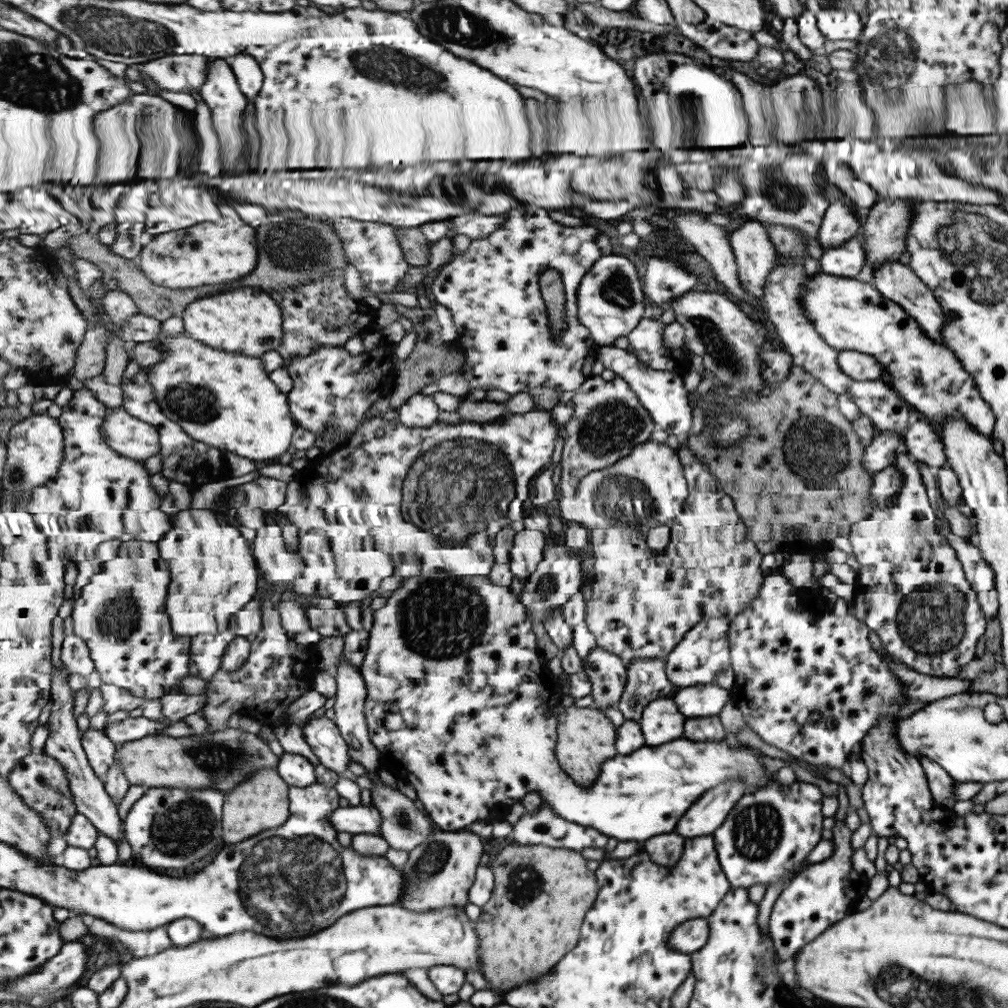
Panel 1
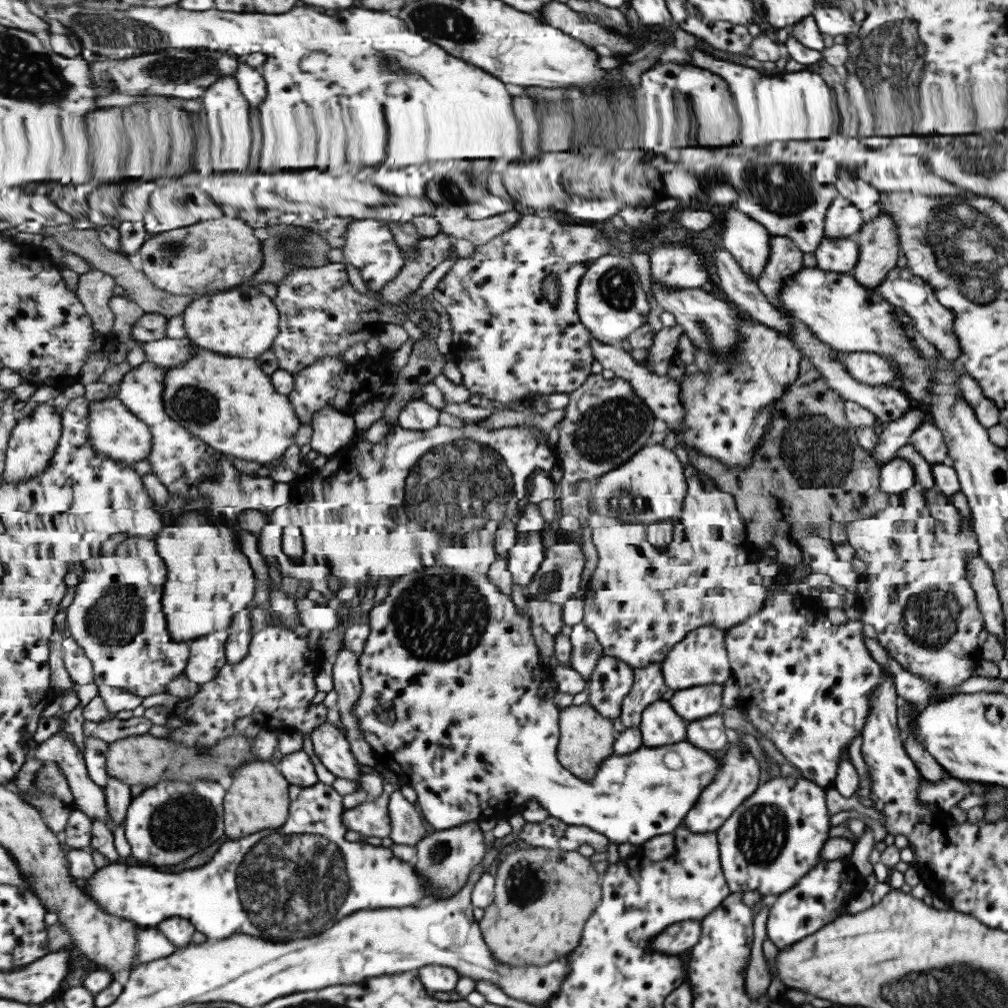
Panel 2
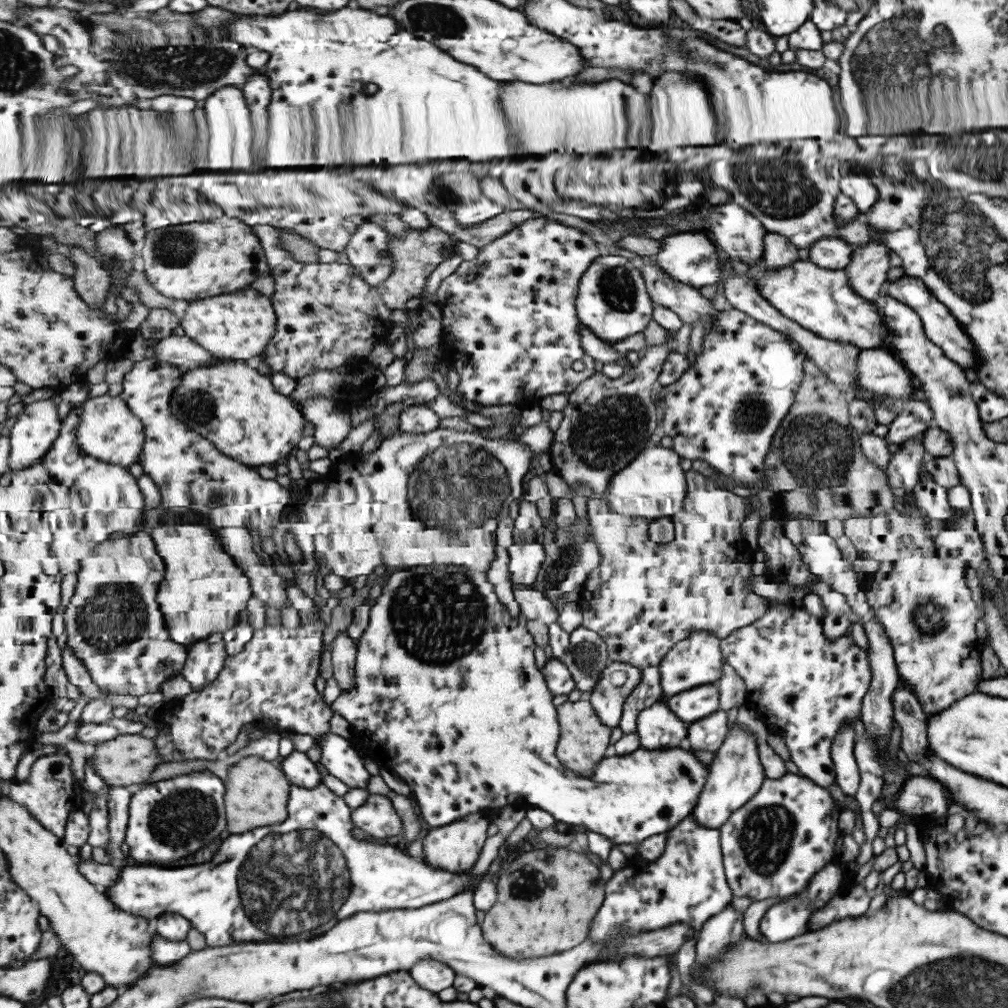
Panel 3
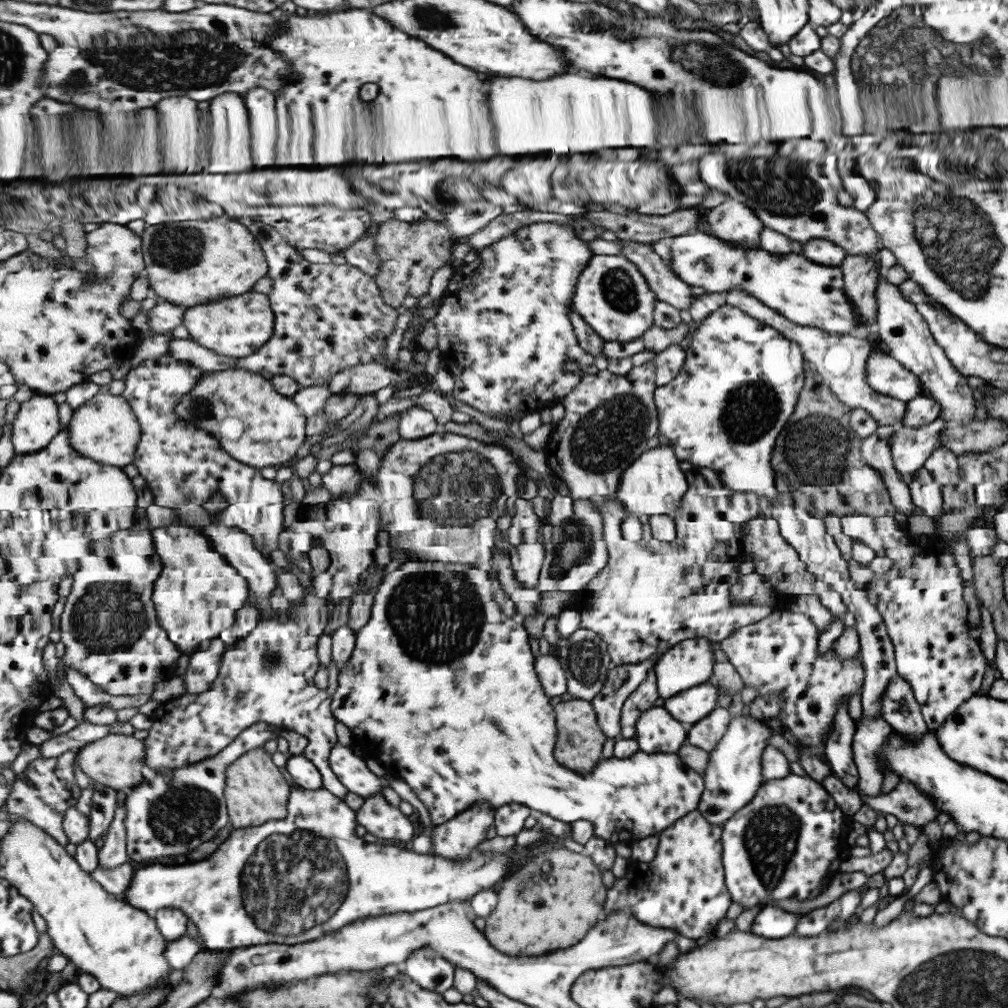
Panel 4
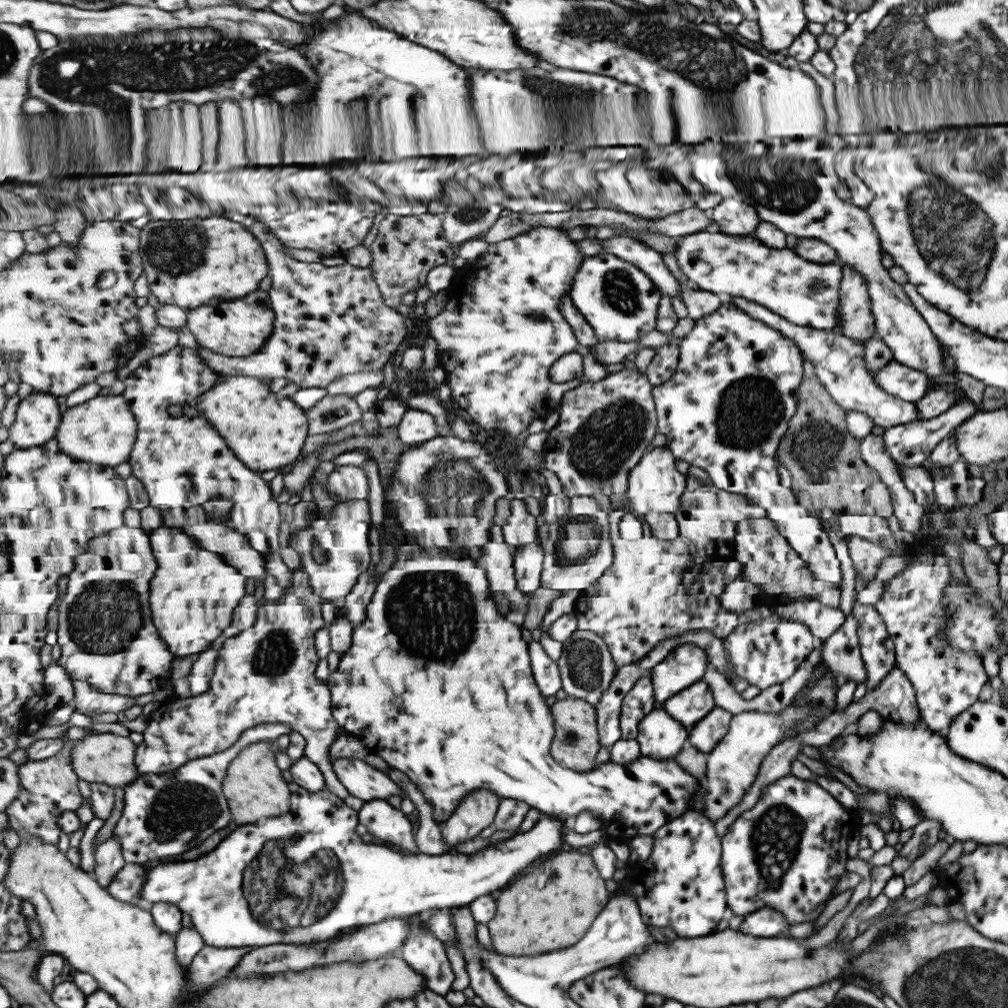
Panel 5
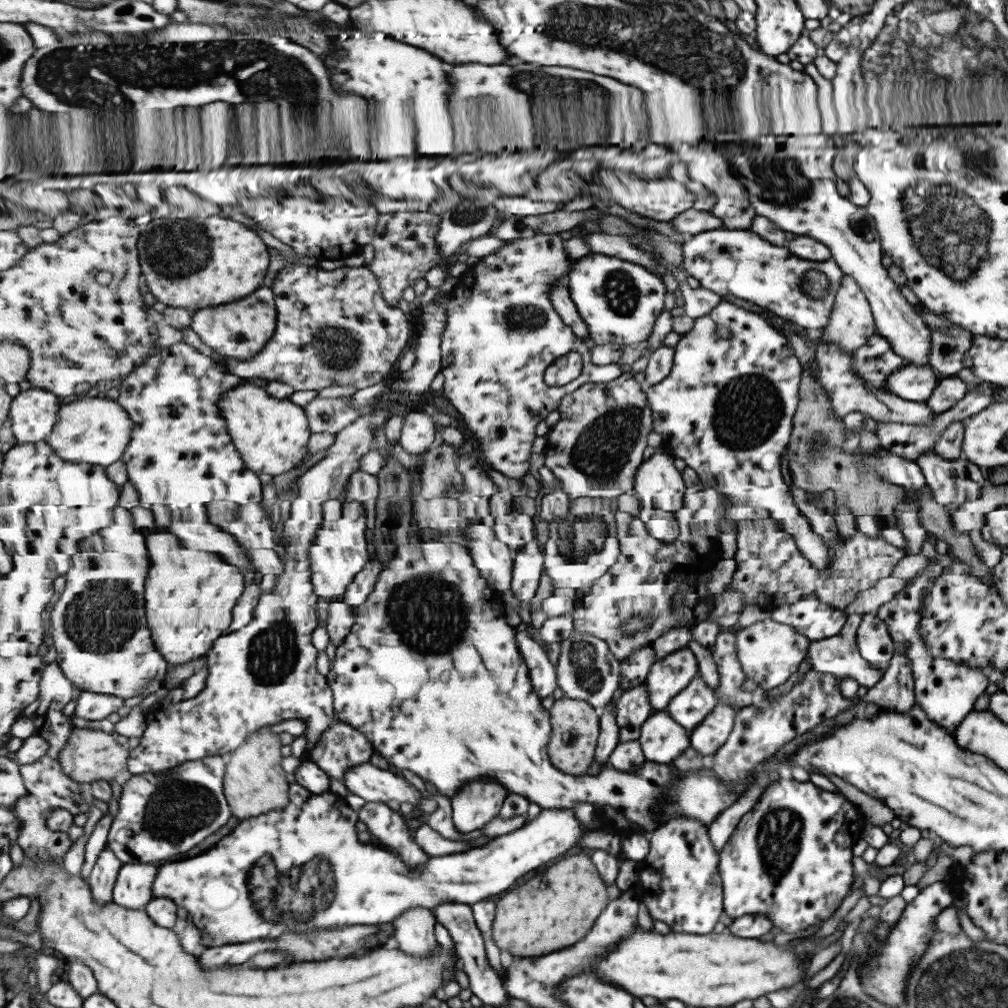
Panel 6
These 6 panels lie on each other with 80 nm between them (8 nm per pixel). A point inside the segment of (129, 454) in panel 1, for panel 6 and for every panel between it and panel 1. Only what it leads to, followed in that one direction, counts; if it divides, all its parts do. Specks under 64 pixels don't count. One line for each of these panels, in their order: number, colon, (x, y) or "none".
2: (114, 431)
3: (109, 430)
4: (107, 430)
5: (104, 430)
6: (96, 431)

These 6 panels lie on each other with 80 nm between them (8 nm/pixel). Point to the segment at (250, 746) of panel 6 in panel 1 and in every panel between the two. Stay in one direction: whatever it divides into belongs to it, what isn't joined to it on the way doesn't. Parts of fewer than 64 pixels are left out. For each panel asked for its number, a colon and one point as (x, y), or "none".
1: (261, 803)
2: (259, 798)
3: (258, 791)
4: (257, 791)
5: (256, 788)

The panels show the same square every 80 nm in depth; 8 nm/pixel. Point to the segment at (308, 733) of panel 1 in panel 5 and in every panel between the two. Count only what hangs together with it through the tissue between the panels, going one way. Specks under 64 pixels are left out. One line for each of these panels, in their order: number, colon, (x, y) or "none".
2: (332, 746)
3: (340, 756)
4: (351, 769)
5: (364, 781)

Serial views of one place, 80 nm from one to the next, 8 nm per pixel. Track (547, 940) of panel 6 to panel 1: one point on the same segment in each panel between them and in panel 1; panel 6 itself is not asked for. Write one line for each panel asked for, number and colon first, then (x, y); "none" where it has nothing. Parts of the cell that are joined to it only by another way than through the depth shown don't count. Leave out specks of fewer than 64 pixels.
1: (543, 894)
2: (544, 897)
3: (537, 882)
4: (534, 917)
5: (569, 882)

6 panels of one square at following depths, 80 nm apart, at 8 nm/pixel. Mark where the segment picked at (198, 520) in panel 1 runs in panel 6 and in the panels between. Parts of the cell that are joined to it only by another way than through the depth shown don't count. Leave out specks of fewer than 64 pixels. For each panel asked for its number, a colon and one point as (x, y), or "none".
2: (210, 580)
3: (205, 592)
4: (199, 596)
5: (194, 595)
6: (191, 594)

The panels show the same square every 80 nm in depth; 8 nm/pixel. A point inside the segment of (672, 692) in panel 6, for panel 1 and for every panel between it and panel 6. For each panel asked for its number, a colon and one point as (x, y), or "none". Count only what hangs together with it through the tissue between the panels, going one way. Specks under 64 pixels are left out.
1: (702, 658)
2: (701, 659)
3: (697, 661)
4: (689, 663)
5: (686, 664)

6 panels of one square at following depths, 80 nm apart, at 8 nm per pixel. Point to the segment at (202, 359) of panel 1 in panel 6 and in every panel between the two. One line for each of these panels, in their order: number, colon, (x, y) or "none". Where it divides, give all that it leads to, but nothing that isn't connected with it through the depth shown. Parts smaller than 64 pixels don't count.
2: (229, 402)
3: (240, 410)
4: (259, 426)
5: (267, 432)
6: (272, 434)

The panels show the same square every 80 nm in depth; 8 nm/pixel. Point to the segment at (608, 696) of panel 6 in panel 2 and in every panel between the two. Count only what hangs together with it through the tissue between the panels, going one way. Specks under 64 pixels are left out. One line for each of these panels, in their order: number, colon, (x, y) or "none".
2: (587, 651)
3: (587, 657)
4: (585, 657)
5: (587, 667)

